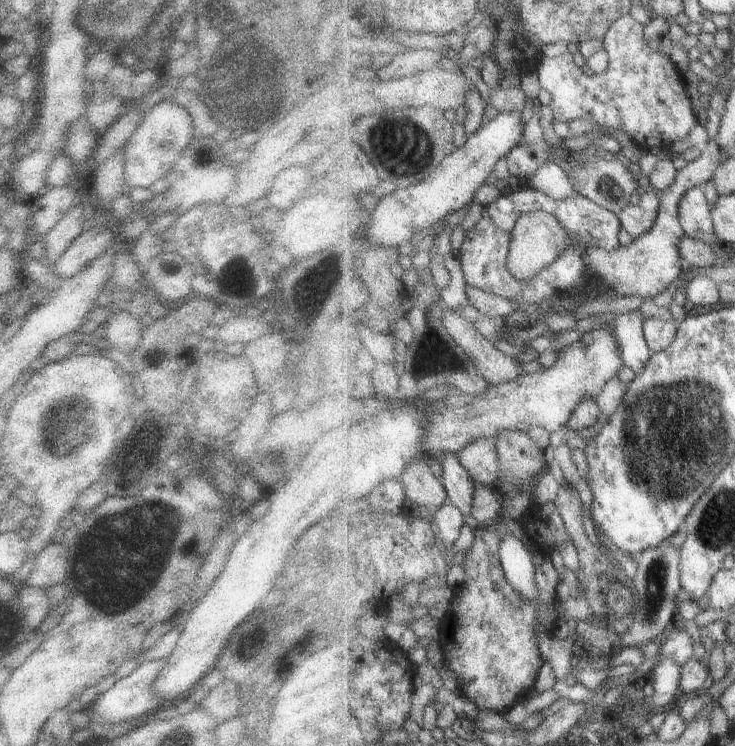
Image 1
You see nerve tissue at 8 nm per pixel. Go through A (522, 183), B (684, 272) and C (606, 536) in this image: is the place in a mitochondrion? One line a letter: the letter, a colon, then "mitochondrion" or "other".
A: other
B: other
C: other

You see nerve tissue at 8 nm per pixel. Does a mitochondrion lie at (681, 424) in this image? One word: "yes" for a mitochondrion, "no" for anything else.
yes

